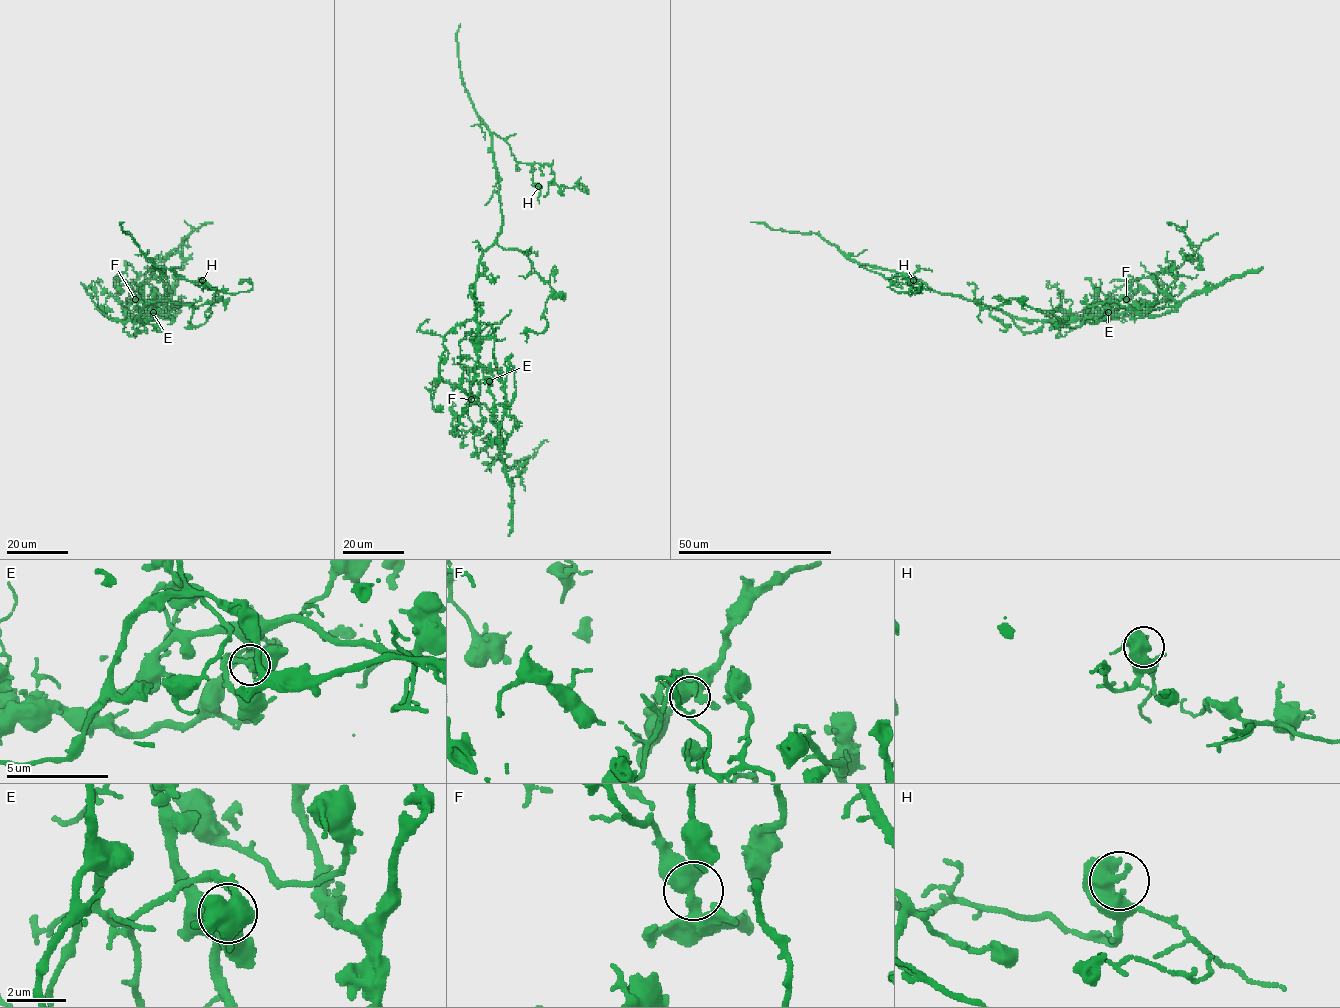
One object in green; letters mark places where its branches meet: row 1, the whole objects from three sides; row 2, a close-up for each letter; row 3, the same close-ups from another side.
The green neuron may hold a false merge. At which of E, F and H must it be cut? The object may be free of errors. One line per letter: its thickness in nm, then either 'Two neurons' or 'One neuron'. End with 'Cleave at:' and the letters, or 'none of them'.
E: Thickness 500 nm. One neuron
F: Thickness 500 nm. Two neurons
H: Thickness 500 nm. One neuron
Cleave at: F

